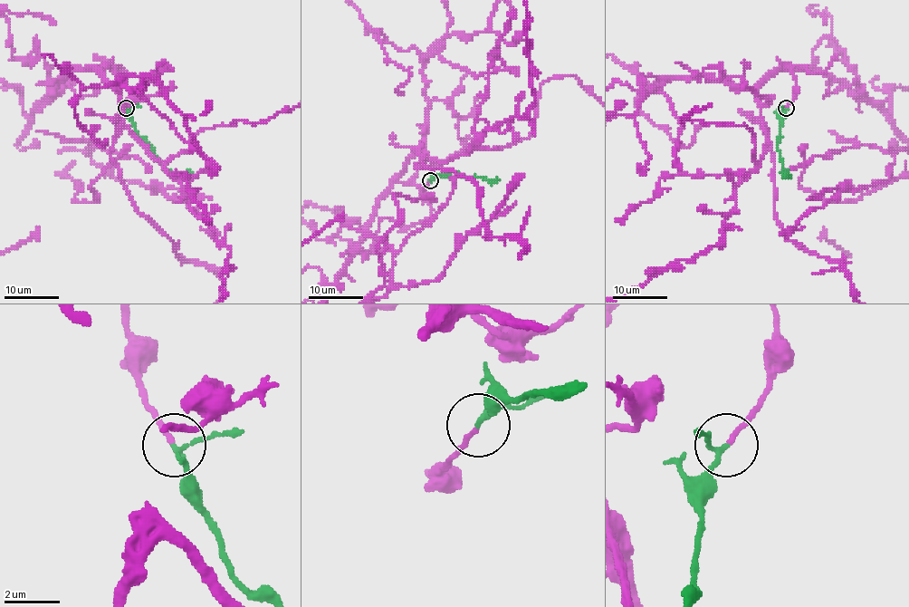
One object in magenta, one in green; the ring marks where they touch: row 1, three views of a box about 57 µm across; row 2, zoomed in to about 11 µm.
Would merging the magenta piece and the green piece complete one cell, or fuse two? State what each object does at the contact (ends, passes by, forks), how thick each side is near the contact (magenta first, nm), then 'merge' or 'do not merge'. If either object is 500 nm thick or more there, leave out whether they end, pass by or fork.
magenta ends | green passes by | 170/140 nm | merge

